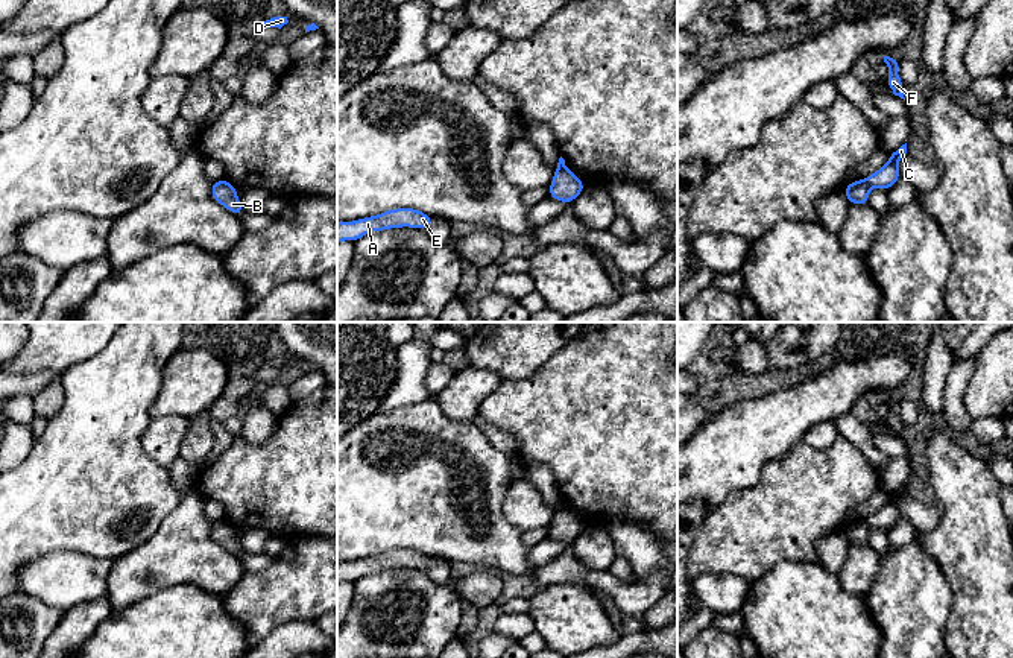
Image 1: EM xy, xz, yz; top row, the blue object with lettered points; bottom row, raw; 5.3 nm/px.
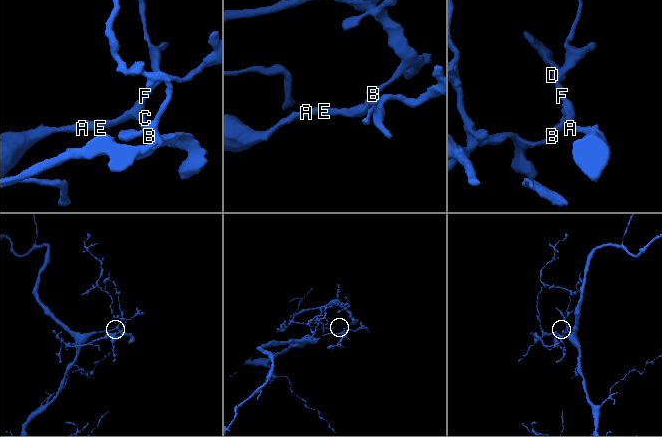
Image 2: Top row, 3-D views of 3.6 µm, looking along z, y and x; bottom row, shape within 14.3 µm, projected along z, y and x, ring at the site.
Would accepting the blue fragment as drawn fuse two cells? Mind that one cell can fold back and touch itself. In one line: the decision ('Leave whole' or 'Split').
Split

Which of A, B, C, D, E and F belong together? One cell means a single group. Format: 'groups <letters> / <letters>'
groups A C D E F / B

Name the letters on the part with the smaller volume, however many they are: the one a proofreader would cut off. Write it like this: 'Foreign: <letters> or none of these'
Foreign: B

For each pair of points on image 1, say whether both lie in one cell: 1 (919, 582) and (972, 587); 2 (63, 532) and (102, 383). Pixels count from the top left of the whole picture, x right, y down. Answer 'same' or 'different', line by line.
1: different
2: same

